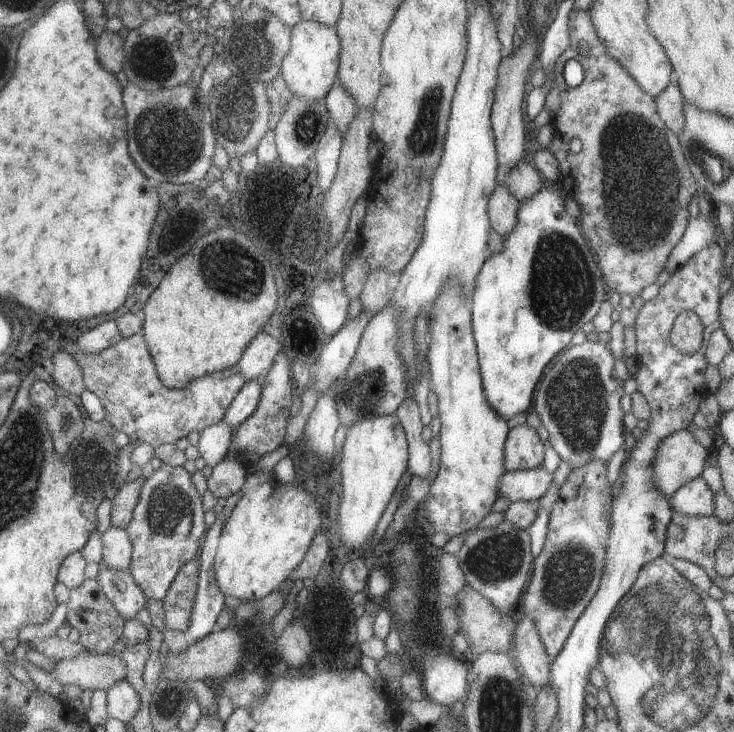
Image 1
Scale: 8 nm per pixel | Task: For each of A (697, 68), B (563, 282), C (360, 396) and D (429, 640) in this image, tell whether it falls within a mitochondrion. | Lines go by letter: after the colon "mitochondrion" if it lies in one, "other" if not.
A: other
B: mitochondrion
C: mitochondrion
D: other

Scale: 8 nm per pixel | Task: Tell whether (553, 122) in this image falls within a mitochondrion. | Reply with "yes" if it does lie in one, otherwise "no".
no

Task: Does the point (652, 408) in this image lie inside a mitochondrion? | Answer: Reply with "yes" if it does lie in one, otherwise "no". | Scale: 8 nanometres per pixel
no

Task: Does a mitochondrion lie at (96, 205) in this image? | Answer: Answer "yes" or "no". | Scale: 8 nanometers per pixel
no

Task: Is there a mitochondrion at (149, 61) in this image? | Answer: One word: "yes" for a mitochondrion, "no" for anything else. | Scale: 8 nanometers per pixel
yes

